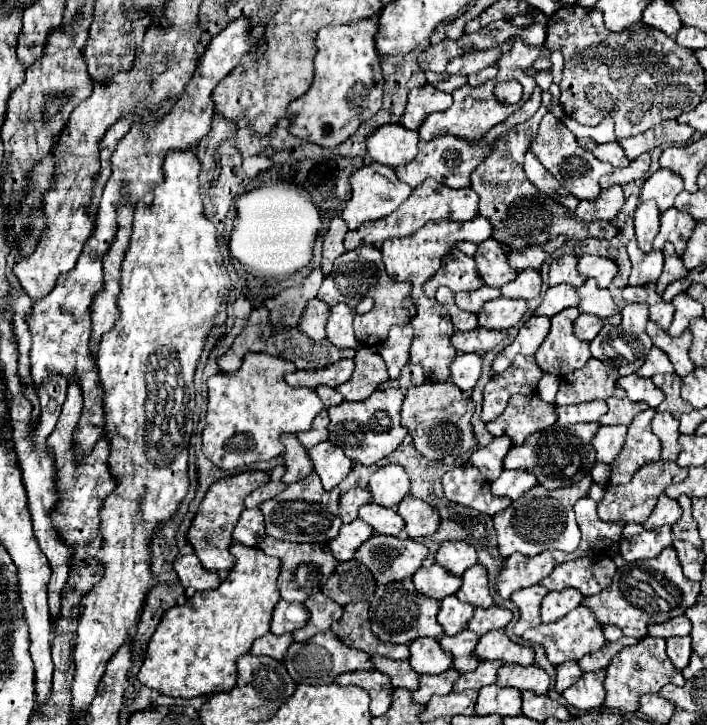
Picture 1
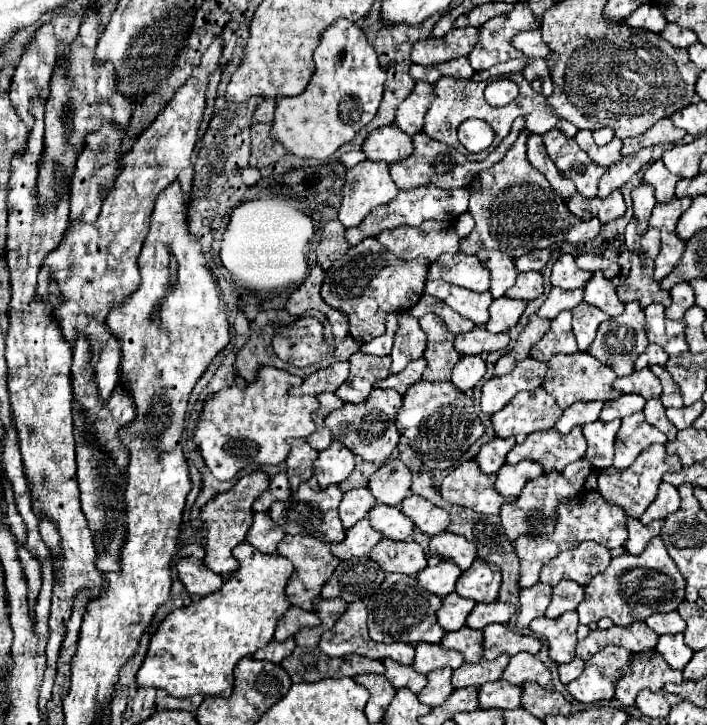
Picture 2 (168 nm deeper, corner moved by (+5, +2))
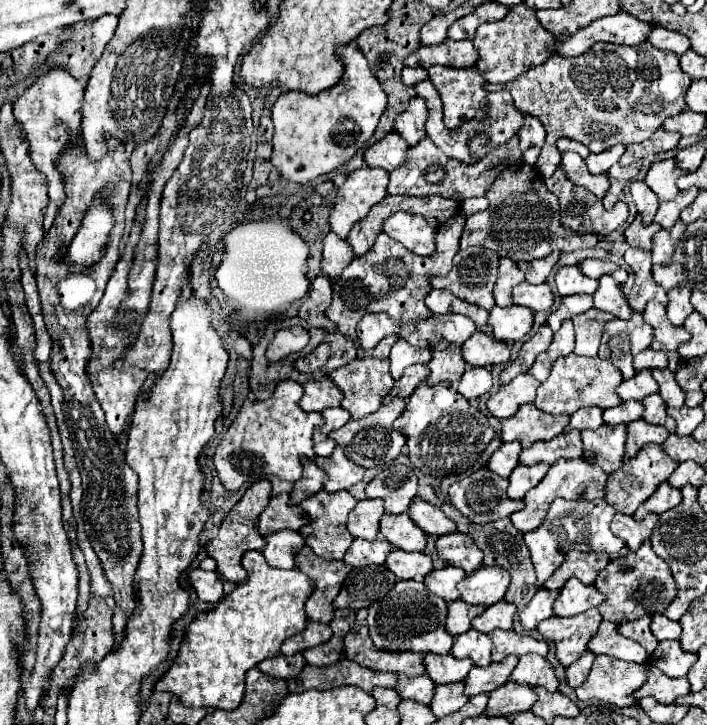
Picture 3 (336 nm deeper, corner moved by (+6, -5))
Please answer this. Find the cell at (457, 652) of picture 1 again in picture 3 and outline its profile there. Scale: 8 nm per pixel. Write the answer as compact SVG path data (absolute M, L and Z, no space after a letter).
M468 630L454 638L450 654L456 658L472 658L474 666L488 666L492 662L490 652L492 652L492 640L478 630Z

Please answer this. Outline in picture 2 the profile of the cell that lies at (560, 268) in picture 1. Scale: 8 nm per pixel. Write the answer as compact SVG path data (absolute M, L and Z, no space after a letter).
M561 255L553 265L551 283L555 287L561 287L561 289L577 289L577 287L583 287L591 275L593 273L577 267L573 255Z

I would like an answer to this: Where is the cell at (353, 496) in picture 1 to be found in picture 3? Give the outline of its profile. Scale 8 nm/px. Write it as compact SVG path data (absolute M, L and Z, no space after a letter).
M376 498L360 500L348 516L348 532L356 538L366 538L366 540L378 538L376 524L382 514L384 514L382 500L376 500Z

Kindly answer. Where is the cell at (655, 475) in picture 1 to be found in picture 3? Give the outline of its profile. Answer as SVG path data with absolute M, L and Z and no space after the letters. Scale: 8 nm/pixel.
M648 444L644 450L640 450L636 454L636 458L622 462L620 470L616 470L614 474L608 476L608 482L606 482L606 488L604 488L606 502L610 506L614 506L616 512L626 514L626 516L634 516L638 506L642 502L646 502L662 482L668 480L668 476L674 472L676 466L678 466L678 462L670 458L660 446Z

